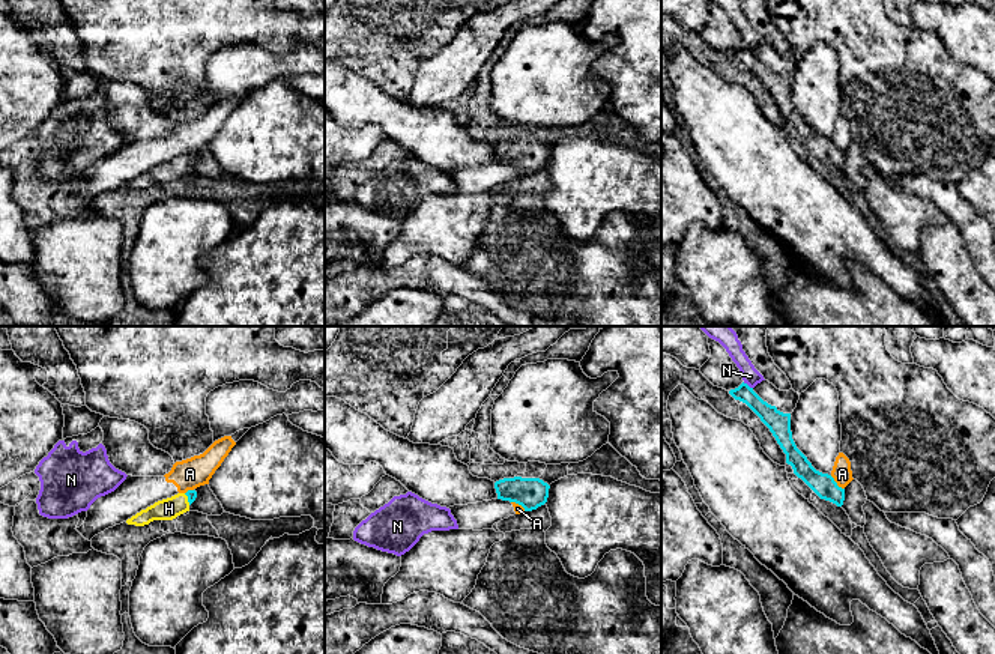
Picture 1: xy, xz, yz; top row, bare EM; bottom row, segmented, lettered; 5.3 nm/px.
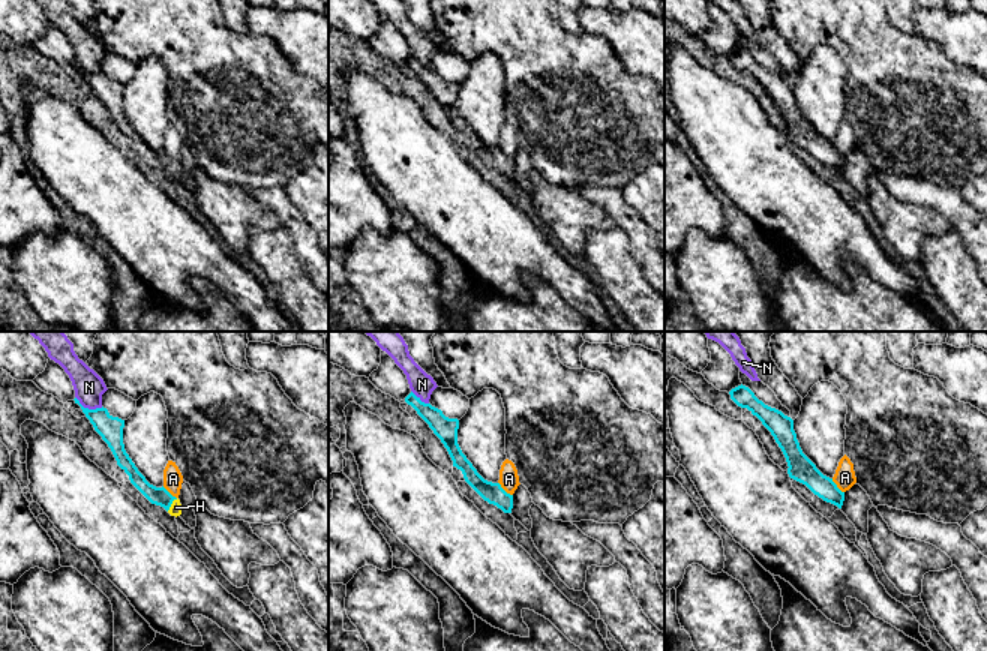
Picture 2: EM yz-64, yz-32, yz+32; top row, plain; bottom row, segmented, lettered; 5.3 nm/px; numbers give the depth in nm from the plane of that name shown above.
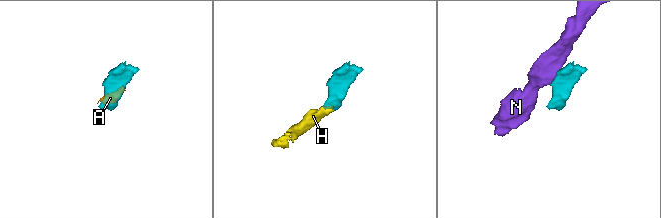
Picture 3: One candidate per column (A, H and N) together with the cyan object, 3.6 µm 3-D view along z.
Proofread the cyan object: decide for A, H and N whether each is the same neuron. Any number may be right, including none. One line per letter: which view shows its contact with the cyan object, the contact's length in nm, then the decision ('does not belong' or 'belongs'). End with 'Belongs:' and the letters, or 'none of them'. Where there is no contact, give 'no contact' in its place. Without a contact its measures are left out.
A: yz | 110 nm | does not belong
H: xy | 70 nm | belongs
N: yz | 70 nm | does not belong
Belongs: H

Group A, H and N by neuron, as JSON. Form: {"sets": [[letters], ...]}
{"sets": [["A"], ["H"], ["N"]]}

